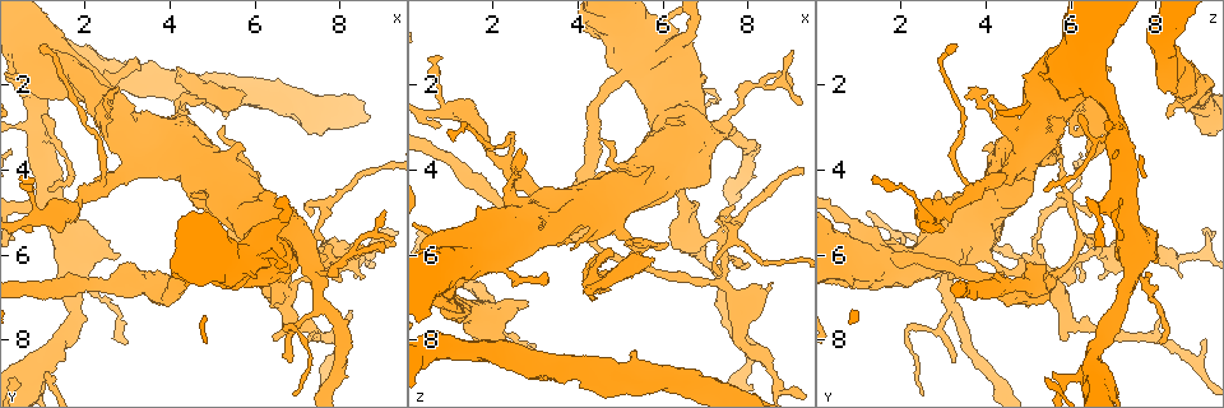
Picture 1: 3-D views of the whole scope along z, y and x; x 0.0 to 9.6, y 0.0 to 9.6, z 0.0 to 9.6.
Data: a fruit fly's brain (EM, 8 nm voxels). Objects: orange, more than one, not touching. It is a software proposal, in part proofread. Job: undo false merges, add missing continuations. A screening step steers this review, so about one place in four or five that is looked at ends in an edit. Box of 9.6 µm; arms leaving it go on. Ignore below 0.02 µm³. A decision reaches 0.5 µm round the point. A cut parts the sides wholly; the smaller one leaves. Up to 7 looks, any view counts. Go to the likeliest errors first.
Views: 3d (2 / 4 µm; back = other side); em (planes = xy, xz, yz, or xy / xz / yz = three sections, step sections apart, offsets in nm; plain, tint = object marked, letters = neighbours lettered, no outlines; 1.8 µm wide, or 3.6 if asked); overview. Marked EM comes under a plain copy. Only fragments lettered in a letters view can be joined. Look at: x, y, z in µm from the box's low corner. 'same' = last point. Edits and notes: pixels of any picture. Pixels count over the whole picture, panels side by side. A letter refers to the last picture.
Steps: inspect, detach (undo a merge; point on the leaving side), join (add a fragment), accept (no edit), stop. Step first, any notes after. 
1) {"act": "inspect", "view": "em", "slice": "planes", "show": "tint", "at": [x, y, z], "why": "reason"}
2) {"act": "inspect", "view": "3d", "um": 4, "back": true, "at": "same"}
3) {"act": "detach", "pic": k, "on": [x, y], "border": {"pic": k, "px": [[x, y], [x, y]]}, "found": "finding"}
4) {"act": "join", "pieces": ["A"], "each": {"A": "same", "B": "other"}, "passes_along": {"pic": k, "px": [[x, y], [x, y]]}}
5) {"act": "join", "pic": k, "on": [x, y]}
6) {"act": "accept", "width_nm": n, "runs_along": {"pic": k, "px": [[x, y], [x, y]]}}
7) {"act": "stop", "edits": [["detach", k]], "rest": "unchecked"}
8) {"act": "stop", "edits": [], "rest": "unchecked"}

{"act": "inspect", "view": "3d", "um": 2, "at": [0.90, 3.10, 7.05], "why": "thin arm on a thick one"}

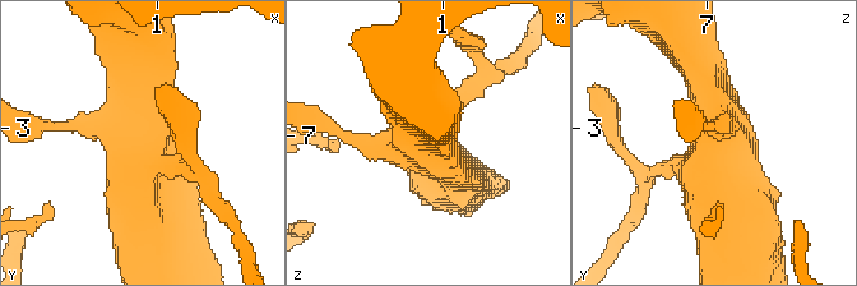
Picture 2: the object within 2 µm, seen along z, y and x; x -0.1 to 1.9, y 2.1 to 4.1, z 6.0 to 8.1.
{"act": "inspect", "view": "em", "slice": "planes", "show": "tint", "at": [0.92, 3.10, 7.08], "arms": 4}

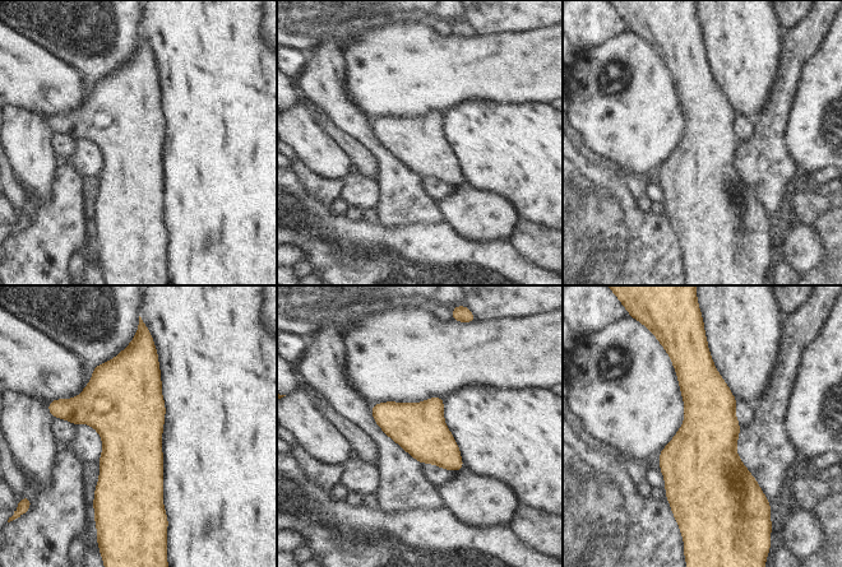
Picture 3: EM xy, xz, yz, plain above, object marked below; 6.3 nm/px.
{"act": "inspect", "view": "em", "slice": "planes", "show": "letters", "at": "same"}

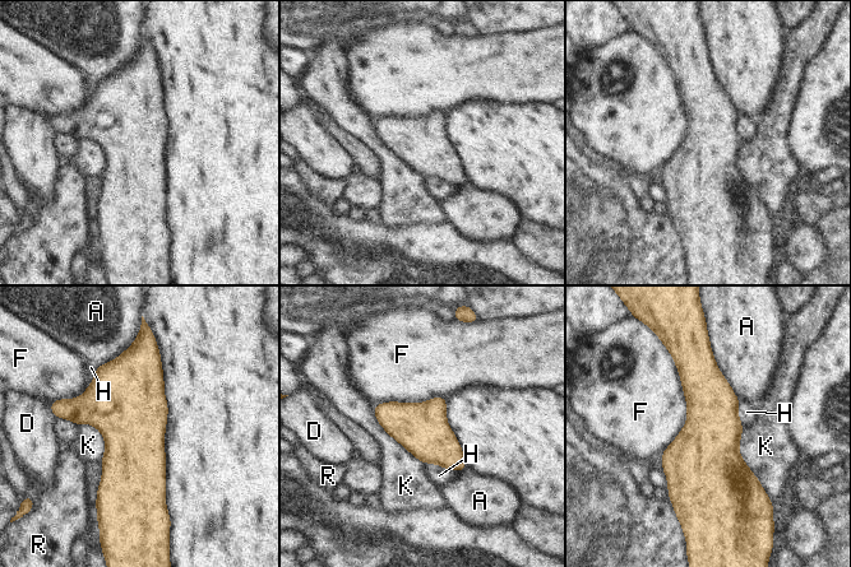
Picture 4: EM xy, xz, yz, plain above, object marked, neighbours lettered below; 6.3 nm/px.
{"act": "accept", "each": {"A": "other", "D": "other", "F": "other", "H": "other", "K": "other", "R": "other"}, "border": {"pic": 4, "px": [[667, 349], [687, 421], [660, 454]]}, "found": "continuous, no second neuron"}

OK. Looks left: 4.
{"act": "inspect", "view": "em", "slice": "planes", "show": "tint", "at": [8.10, 4.55, 6.00], "why": "thick turns thin"}

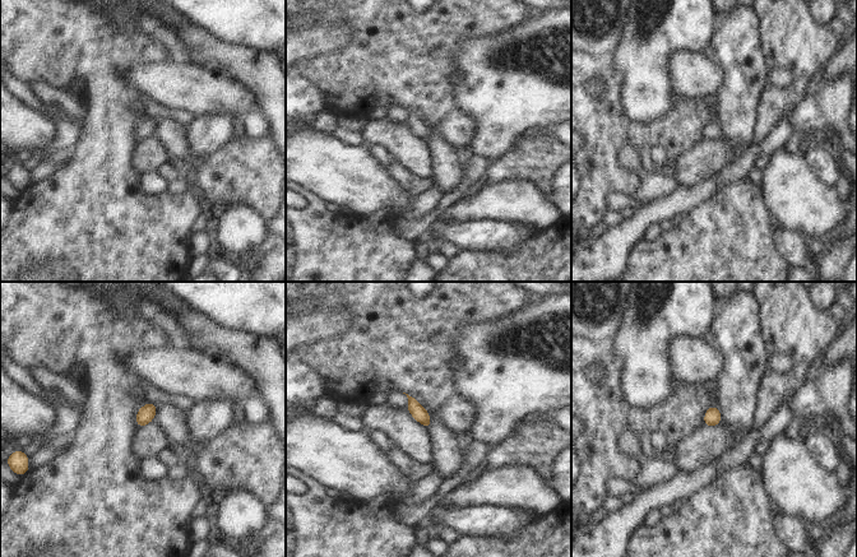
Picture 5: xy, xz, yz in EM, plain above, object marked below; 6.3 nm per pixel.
{"act": "inspect", "view": "em", "slice": "planes", "show": "letters", "at": "same"}

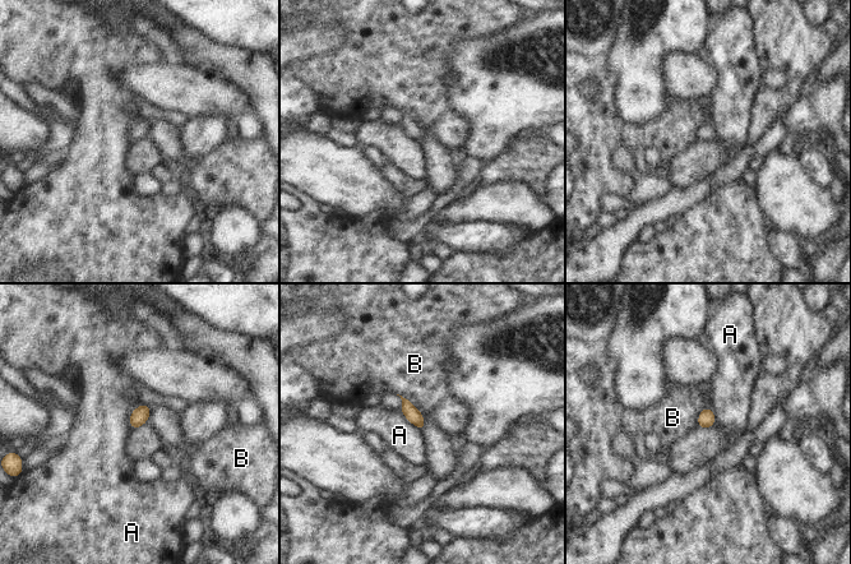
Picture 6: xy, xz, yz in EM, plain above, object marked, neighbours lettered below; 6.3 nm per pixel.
{"act": "accept", "width_nm": 100, "each": {"A": "other", "B": "other"}, "border": {"pic": 6, "px": [[140, 403], [129, 415], [133, 430]]}, "found": "all the same neuron"}

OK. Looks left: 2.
{"act": "stop", "edits": [], "rest": "unchecked"}

